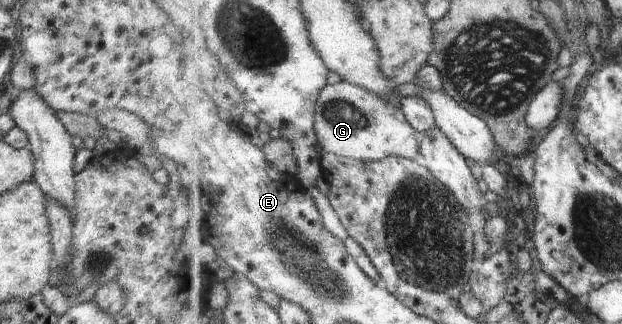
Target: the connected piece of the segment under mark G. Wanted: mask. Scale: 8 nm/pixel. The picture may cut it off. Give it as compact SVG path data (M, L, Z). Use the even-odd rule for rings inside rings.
M349 81L328 84L317 103L316 127L326 152L362 161L382 161L390 156L417 160L421 134L400 107Z

